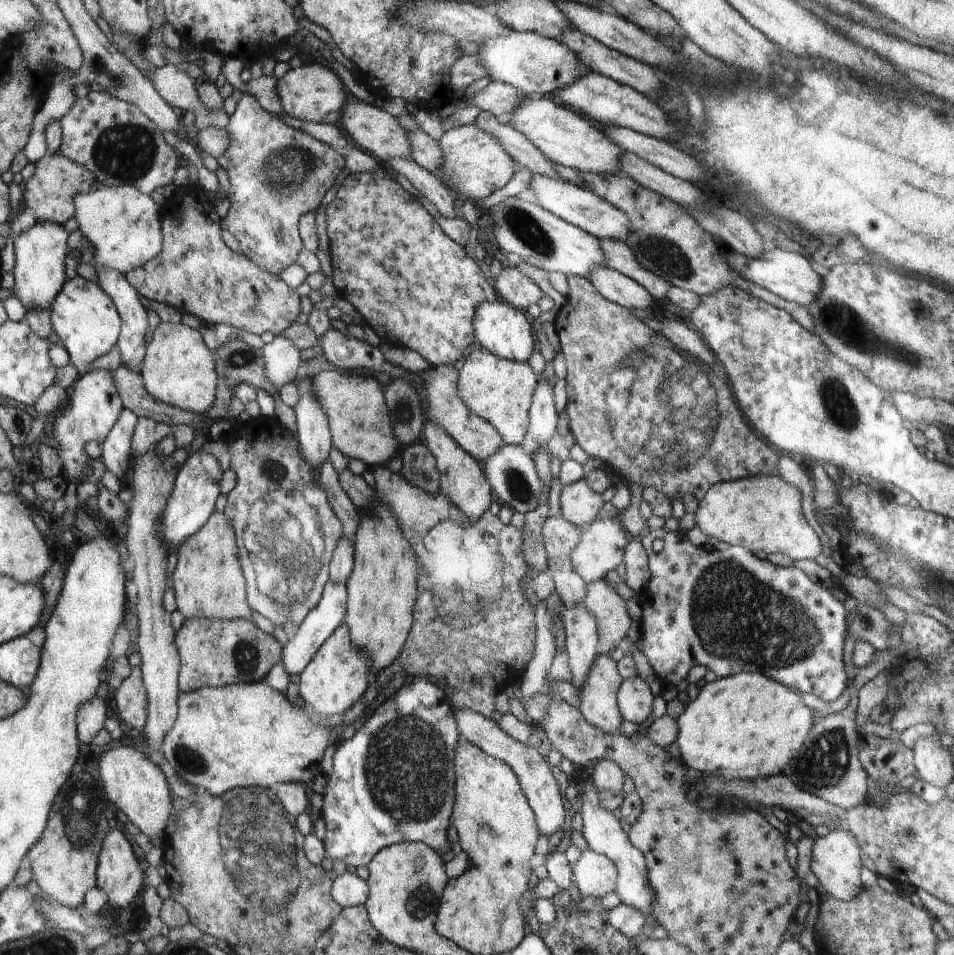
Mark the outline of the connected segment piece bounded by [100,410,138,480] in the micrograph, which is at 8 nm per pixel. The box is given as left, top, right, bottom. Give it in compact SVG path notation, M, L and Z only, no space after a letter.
M124 410L118 418L117 425L110 430L108 437L102 442L102 456L100 460L118 480L124 476L129 467L130 456L133 451L132 436L138 421L136 414Z

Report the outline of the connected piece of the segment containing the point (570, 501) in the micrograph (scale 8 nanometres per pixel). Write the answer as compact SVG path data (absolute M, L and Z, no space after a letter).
M585 479L562 485L560 491L562 517L576 527L590 526L605 504L601 494L594 490Z

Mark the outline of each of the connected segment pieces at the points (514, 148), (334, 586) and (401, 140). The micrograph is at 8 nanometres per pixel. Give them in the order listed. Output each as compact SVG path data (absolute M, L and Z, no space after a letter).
M481 111L476 117L474 126L492 134L501 143L501 146L509 152L510 158L520 169L528 169L534 175L542 174L548 178L562 179L554 170L553 162L546 158L538 148L534 147L522 132L508 124L500 123L490 112Z
M330 582L326 586L325 595L317 609L314 609L309 614L305 622L299 624L298 632L290 637L290 640L284 646L281 659L288 676L300 675L318 653L322 644L332 636L334 630L341 626L346 617L346 604L347 592L345 582Z
M352 97L341 111L341 120L346 132L354 140L354 144L358 144L363 152L370 152L370 155L381 163L390 158L410 158L412 147L406 130L398 124L397 118L387 114L384 110Z

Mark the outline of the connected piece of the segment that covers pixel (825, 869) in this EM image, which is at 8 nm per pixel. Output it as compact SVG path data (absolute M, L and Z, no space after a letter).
M844 830L831 831L828 836L817 837L812 848L812 873L818 878L823 892L840 901L852 900L863 890L860 880L862 869L859 840Z

